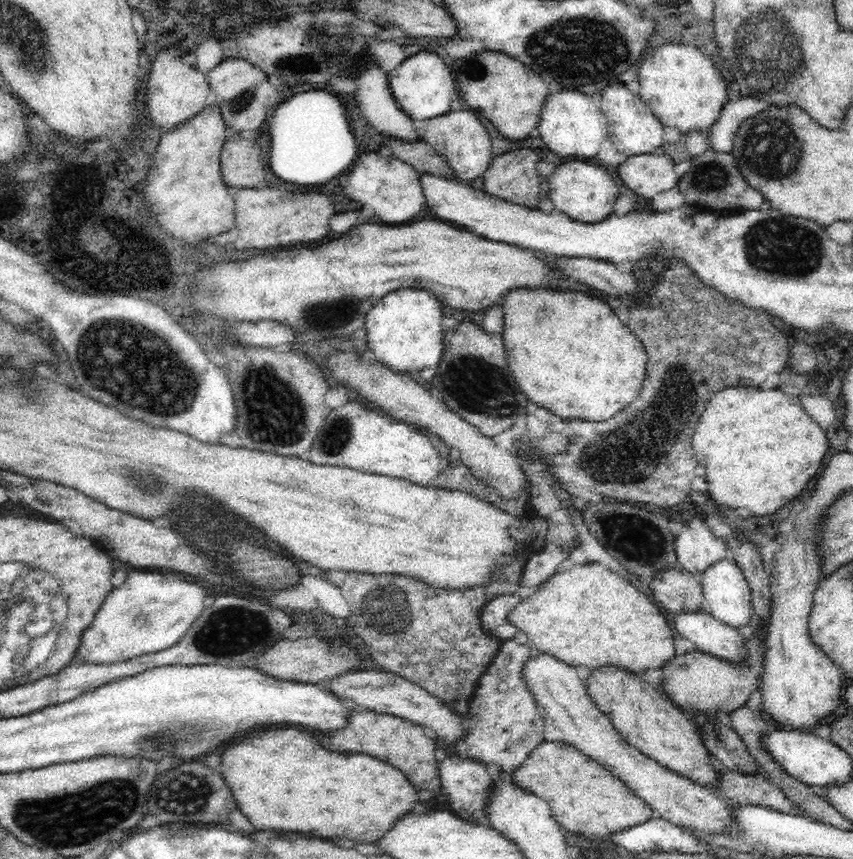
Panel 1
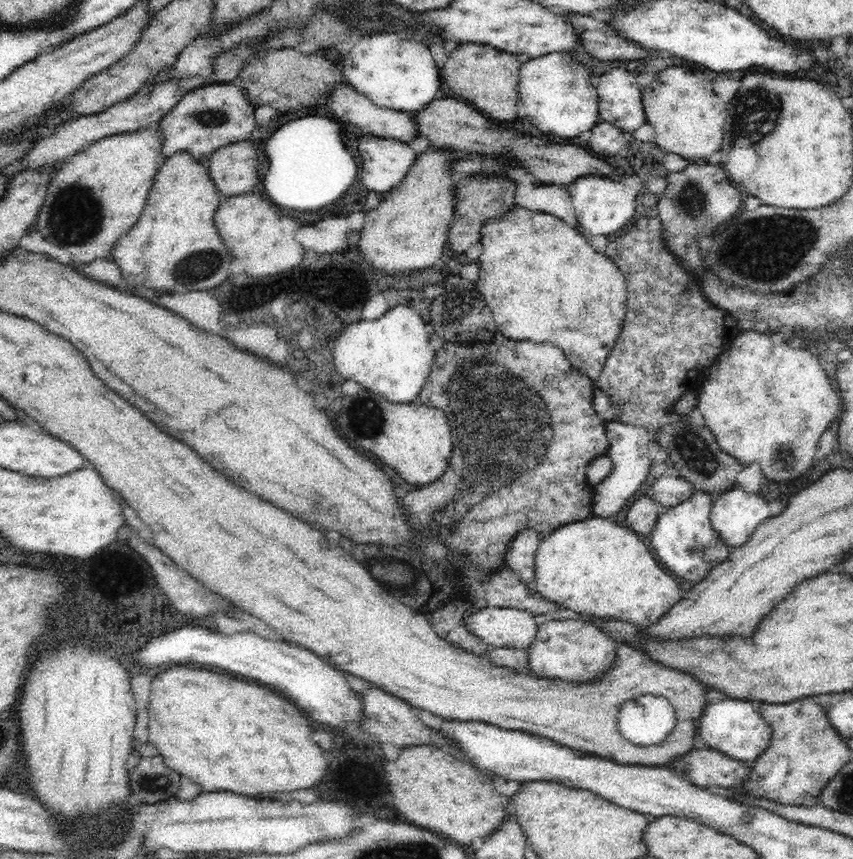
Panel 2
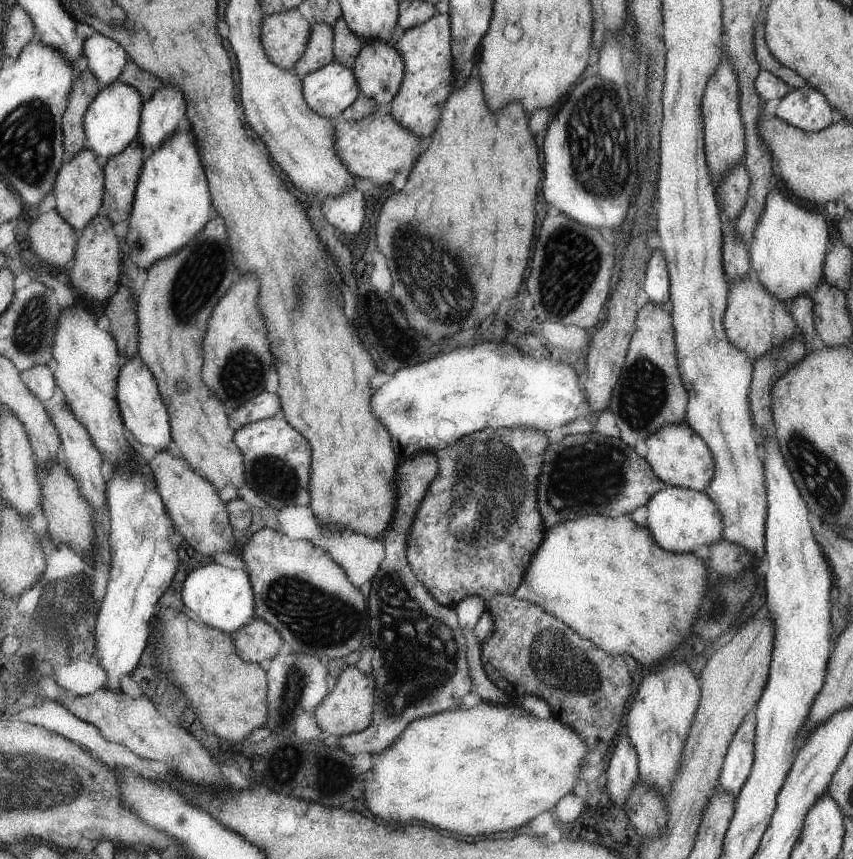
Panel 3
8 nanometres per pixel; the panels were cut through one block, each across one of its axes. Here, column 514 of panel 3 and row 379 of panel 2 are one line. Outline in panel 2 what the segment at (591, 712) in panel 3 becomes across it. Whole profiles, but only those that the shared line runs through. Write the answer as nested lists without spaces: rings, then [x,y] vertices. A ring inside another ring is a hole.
[[[647,216],[640,217],[629,230],[626,230],[624,236],[619,236],[606,246],[605,255],[616,264],[616,267],[620,269],[620,273],[625,277],[627,283],[627,311],[623,319],[622,332],[615,343],[614,349],[610,350],[610,356],[606,359],[602,372],[598,374],[598,380],[596,380],[595,386],[601,389],[604,394],[607,394],[612,402],[618,405],[620,414],[616,416],[616,421],[622,424],[641,426],[651,435],[656,434],[656,432],[662,430],[662,426],[666,426],[667,423],[678,422],[680,419],[687,418],[686,415],[675,414],[673,412],[674,404],[680,400],[680,396],[684,396],[684,394],[688,392],[686,388],[690,388],[692,380],[700,374],[700,368],[711,366],[724,350],[730,347],[734,338],[740,334],[737,327],[737,320],[730,313],[712,306],[711,302],[708,302],[702,293],[700,278],[692,278],[691,275],[688,274],[687,269],[680,263],[678,257],[674,256],[666,249],[666,245],[663,244],[662,240],[662,225],[658,216],[654,218]]]

